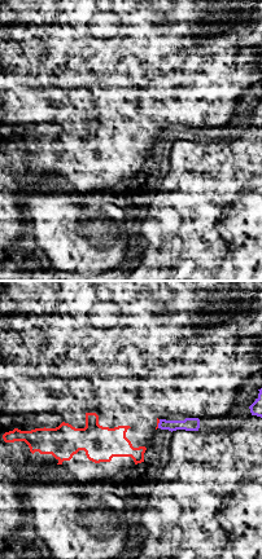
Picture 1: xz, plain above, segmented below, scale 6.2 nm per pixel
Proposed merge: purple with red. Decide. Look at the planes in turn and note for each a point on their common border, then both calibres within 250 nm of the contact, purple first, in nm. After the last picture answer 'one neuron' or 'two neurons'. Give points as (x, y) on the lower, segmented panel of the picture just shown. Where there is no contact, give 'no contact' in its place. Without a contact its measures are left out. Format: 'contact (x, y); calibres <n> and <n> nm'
contact (158, 423); calibres 80 and 20 nm

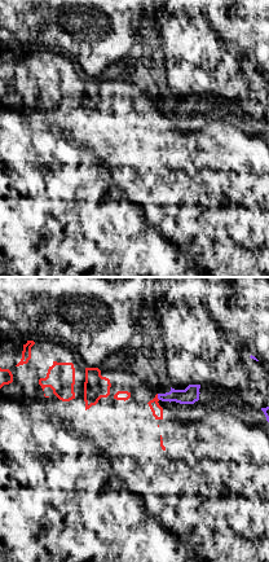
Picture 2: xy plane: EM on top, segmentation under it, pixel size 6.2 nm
contact (158, 396); calibres 100 and 70 nm

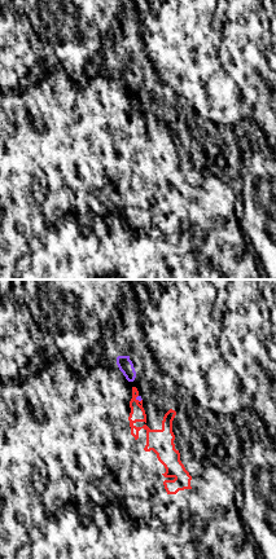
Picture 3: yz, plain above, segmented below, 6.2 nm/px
contact (138, 399); calibres 30 and 100 nm

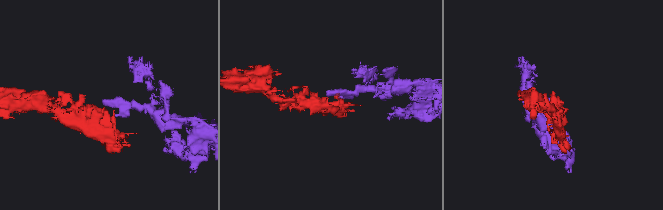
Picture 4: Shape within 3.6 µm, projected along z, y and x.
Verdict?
two neurons

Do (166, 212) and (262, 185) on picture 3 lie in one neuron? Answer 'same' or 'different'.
different

